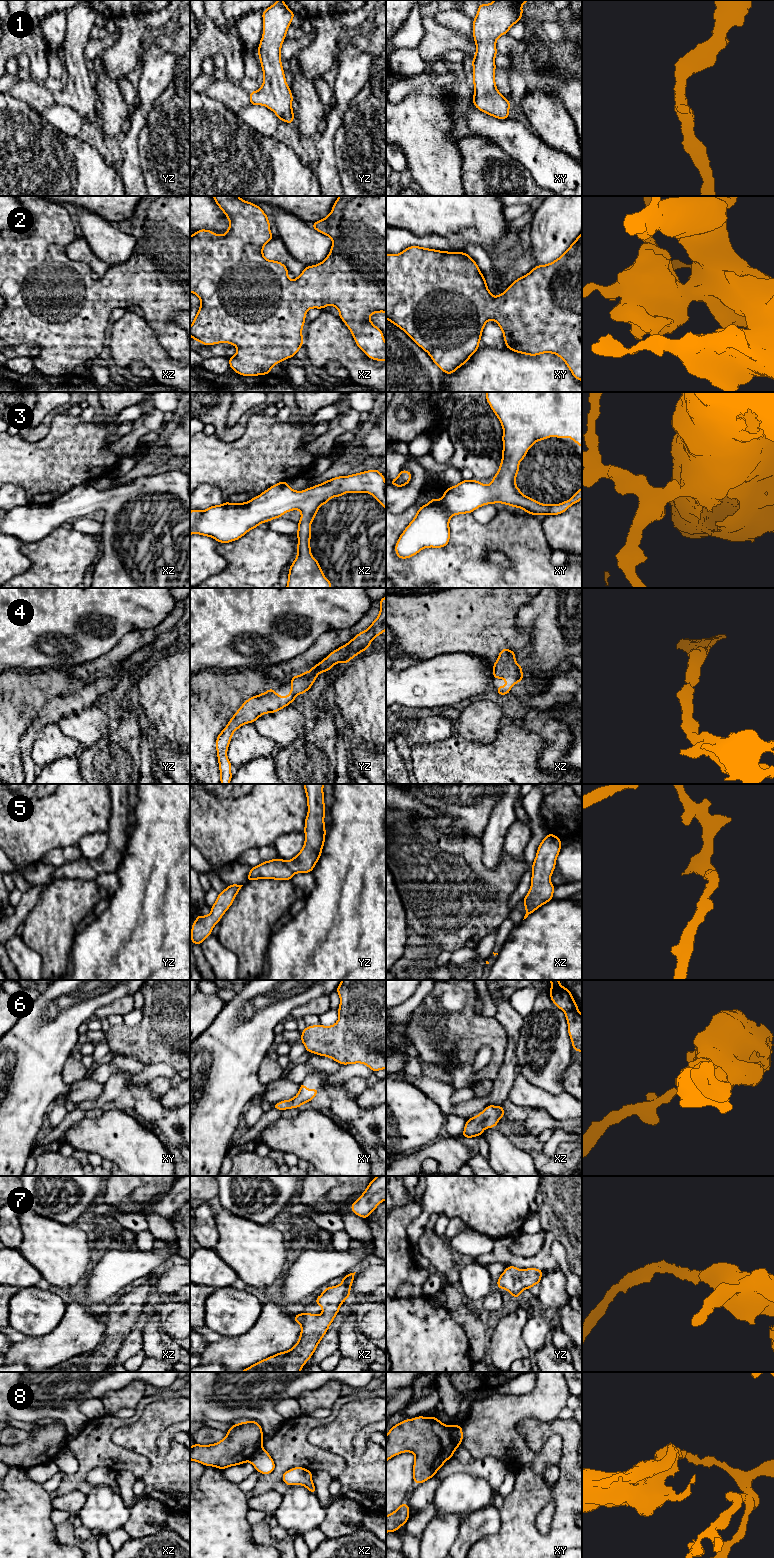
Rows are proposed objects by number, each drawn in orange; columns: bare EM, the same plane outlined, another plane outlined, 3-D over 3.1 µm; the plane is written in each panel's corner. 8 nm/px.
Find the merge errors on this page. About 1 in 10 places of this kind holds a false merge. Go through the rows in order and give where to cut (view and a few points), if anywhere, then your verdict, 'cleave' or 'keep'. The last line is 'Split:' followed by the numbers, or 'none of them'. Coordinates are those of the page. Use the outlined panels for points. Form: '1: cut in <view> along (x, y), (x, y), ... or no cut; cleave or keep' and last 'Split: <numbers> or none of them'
1: no cut; keep
2: no cut; keep
3: no cut; keep
4: no cut; keep
5: no cut; keep
6: no cut; keep
7: no cut; keep
8: cut in xy along (450, 1426), (453, 1432), (454, 1443), (457, 1446); cleave
Split: 8

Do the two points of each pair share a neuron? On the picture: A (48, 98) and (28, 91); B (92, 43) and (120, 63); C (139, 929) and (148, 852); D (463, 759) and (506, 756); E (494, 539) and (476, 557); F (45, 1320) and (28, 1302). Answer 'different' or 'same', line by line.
A: same
B: different
C: same
D: same
E: same
F: same

